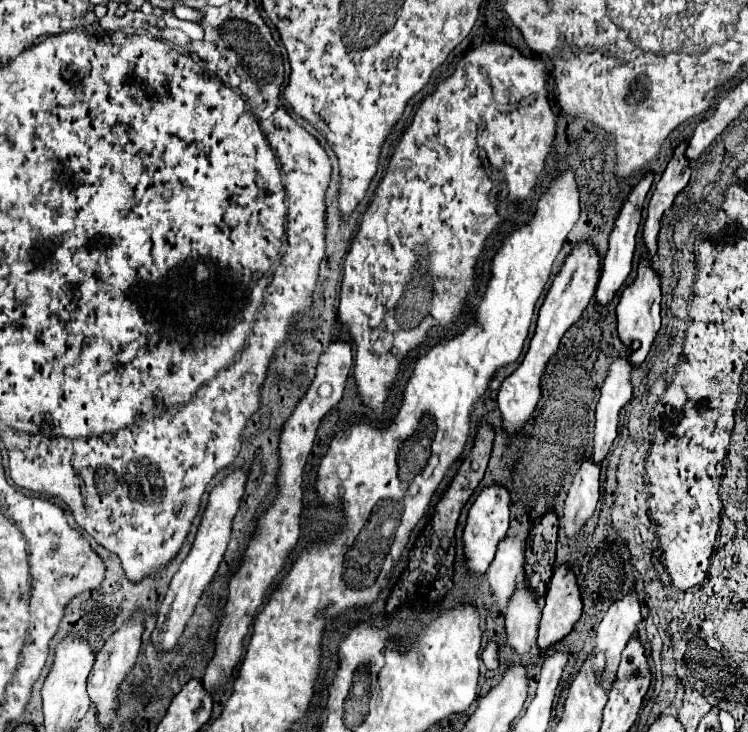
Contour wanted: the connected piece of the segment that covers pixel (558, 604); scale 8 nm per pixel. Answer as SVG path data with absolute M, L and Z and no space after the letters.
M566 564L554 568L544 598L546 606L542 610L538 634L538 646L542 650L562 640L582 614L582 598L576 584L576 576Z

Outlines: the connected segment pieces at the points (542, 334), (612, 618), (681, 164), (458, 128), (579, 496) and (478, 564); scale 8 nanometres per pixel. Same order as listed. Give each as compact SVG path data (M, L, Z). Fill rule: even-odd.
M578 240L572 246L572 252L566 256L560 272L556 274L556 278L554 278L554 282L552 282L552 286L544 298L544 304L540 308L536 334L530 342L530 350L524 356L524 362L500 386L498 408L502 412L504 428L510 436L516 434L516 430L522 428L526 424L526 420L532 416L532 412L540 400L540 378L546 370L546 364L556 354L562 334L580 318L580 314L588 306L590 298L596 292L598 280L600 280L600 254L590 240Z
M632 590L626 594L622 600L614 602L602 622L598 624L596 630L596 646L592 654L604 654L606 656L606 666L598 674L600 686L604 690L610 690L614 680L616 680L616 668L620 662L620 654L626 648L628 640L638 632L638 622L642 620L640 616L640 602L636 592Z
M682 140L676 146L676 150L674 150L666 170L662 172L662 178L654 186L652 198L648 202L648 216L646 216L646 222L644 222L644 242L646 242L646 248L648 248L650 256L656 254L656 238L658 238L658 232L660 232L662 214L672 206L676 194L690 180L690 162L688 162L684 152L686 152L686 140Z
M502 42L482 44L468 52L458 62L454 74L438 84L434 94L430 94L416 112L414 122L404 132L390 158L388 170L362 216L360 230L344 260L338 316L354 342L354 378L358 392L372 410L384 412L384 402L398 376L400 360L426 338L426 332L432 326L448 326L458 318L464 296L474 284L476 258L488 234L502 223L496 200L508 198L508 194L512 200L530 196L538 172L544 170L546 156L550 154L556 136L554 128L556 116L548 102L544 62L524 58L518 50ZM506 104L512 104L516 110L500 112ZM488 108L498 108L492 120L484 120L484 110ZM486 168L504 168L506 176L502 176L502 180L490 178Z
M592 458L582 460L580 470L576 472L572 486L564 502L564 530L568 538L580 534L586 520L594 514L600 500L600 464Z
M490 484L476 496L476 500L468 512L468 522L464 528L466 564L472 572L484 574L488 570L492 556L496 554L498 542L508 532L508 516L510 516L510 492L502 484Z

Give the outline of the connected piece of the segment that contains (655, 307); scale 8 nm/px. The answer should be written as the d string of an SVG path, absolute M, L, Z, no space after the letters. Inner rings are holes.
M644 252L640 256L640 264L638 264L638 274L636 274L636 280L632 284L628 284L618 300L618 306L616 306L616 314L618 314L618 334L620 334L620 340L624 344L630 344L630 342L640 342L638 350L632 354L632 364L640 364L644 362L644 358L648 356L648 350L654 342L654 336L660 328L660 296L662 296L662 290L660 290L660 274L656 268L652 268L650 264L650 258L648 254Z

